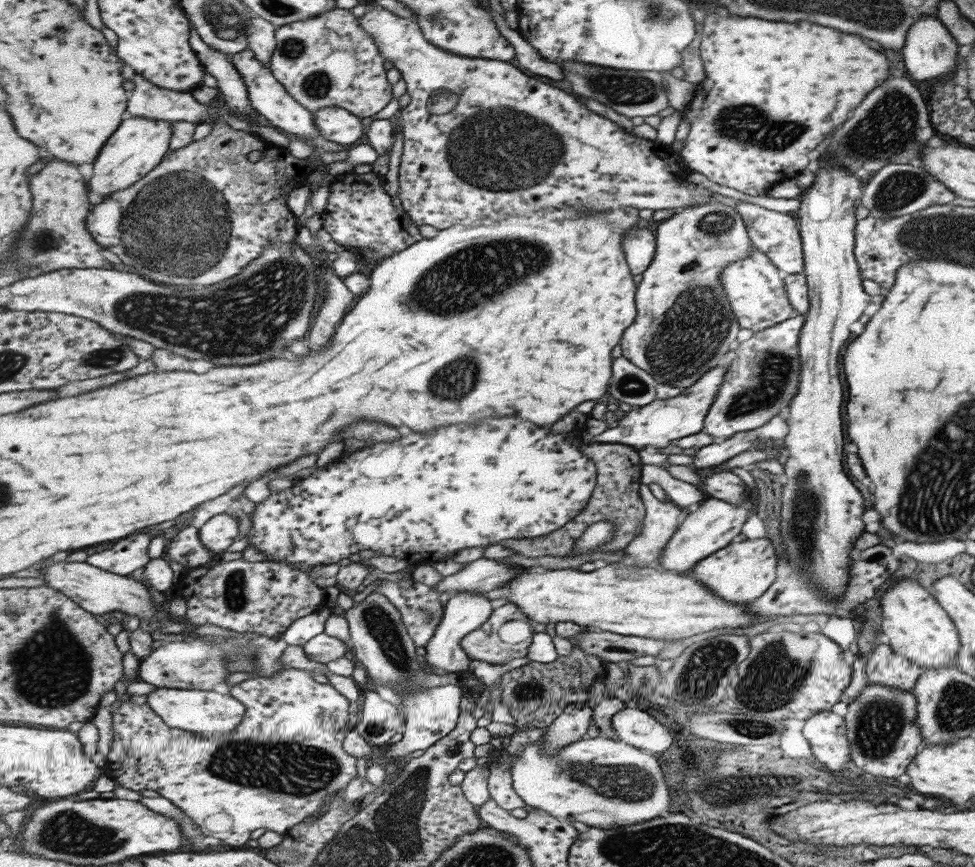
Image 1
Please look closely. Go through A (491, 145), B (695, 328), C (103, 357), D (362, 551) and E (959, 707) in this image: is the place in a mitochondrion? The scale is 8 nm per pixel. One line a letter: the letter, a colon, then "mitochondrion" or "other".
A: mitochondrion
B: mitochondrion
C: mitochondrion
D: other
E: mitochondrion

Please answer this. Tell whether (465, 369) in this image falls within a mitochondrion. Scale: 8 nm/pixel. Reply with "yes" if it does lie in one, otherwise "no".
yes

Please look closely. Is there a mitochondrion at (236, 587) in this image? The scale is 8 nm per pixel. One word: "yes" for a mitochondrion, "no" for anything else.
yes

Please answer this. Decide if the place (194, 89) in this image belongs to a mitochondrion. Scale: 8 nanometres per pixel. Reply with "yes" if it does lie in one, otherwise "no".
no

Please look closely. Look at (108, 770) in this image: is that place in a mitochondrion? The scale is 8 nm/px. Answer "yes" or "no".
no

